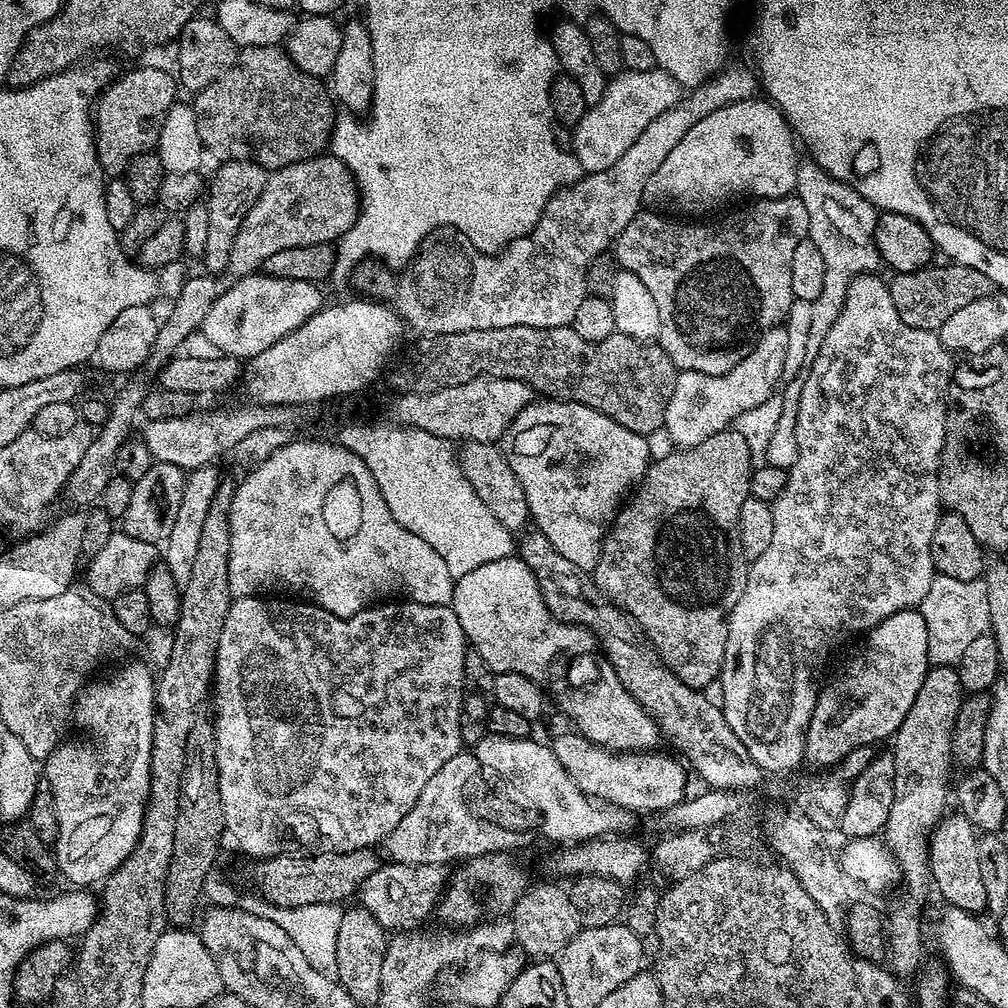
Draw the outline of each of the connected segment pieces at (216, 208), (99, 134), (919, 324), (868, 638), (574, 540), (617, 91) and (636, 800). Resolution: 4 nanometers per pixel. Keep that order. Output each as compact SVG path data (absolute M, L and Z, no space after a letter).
M253 159L225 160L219 167L220 169L212 176L212 185L209 183L206 188L209 226L207 227L206 246L202 261L205 269L212 274L220 274L225 271L238 228L242 225L247 211L254 206L255 200L262 194L269 175L264 167Z
M136 68L125 76L117 75L100 93L94 105L94 135L96 160L105 177L123 177L130 160L157 147L163 120L178 100L178 80L169 72L164 68Z
M955 262L945 265L945 268L929 266L913 272L898 272L891 277L893 280L888 284L890 298L894 298L894 310L898 310L898 318L902 318L906 326L936 332L942 326L942 322L946 322L946 318L950 318L957 310L962 310L962 306L978 302L994 290L986 274L978 274L978 270Z
M916 608L898 610L898 614L890 614L890 618L878 622L878 626L871 628L863 640L864 645L857 650L856 657L841 670L840 677L829 684L827 681L820 689L820 697L816 700L814 714L806 730L804 759L809 765L817 764L818 767L828 770L858 746L876 744L881 742L880 740L887 741L895 737L902 718L906 718L910 706L914 706L914 698L930 667L926 619L923 618L923 614Z
M540 398L526 405L518 418L514 418L502 447L505 458L510 462L510 470L518 474L518 482L522 482L522 490L526 490L531 523L546 534L546 538L550 538L554 550L558 550L562 558L574 562L574 566L592 570L598 562L612 521L648 470L648 443L645 437L639 436L634 430L626 430L626 426L590 406L582 406L572 400Z
M655 67L645 72L624 70L609 79L604 88L602 98L591 105L582 122L571 129L571 151L578 158L581 169L585 173L606 170L606 166L614 166L634 142L638 142L638 134L654 122L660 114L666 114L682 98L680 83L670 74Z
M575 730L554 737L550 740L550 747L554 758L562 762L562 770L570 774L578 790L605 804L617 804L619 808L625 808L633 814L639 812L659 814L665 808L684 801L689 791L687 790L689 773L685 765L679 759L676 761L668 756L659 756L659 751L656 750L612 752L600 744L590 742Z

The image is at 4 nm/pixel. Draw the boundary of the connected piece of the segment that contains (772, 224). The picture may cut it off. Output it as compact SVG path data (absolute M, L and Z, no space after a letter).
M795 194L769 200L753 199L745 204L748 204L745 208L713 224L685 222L656 210L642 210L616 239L615 263L623 271L642 278L654 302L658 302L658 343L681 372L724 376L751 354L756 341L768 329L785 323L794 305L790 290L790 258L794 258L798 242L808 236L810 218L806 218L806 206L802 206L800 197Z

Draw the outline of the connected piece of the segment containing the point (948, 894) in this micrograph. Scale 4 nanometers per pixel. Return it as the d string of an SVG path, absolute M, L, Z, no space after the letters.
M958 810L953 811L953 816L945 815L928 836L928 870L931 883L940 891L947 907L973 914L985 911L987 900L979 866L978 832Z

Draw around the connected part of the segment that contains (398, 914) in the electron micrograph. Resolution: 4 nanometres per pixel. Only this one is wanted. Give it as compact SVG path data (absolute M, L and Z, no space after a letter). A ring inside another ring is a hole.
M384 862L370 878L364 880L363 886L358 893L359 907L365 908L385 930L400 930L403 924L408 924L411 920L420 920L424 914L437 907L442 895L442 889L446 884L446 872L439 864L397 864L395 862Z

